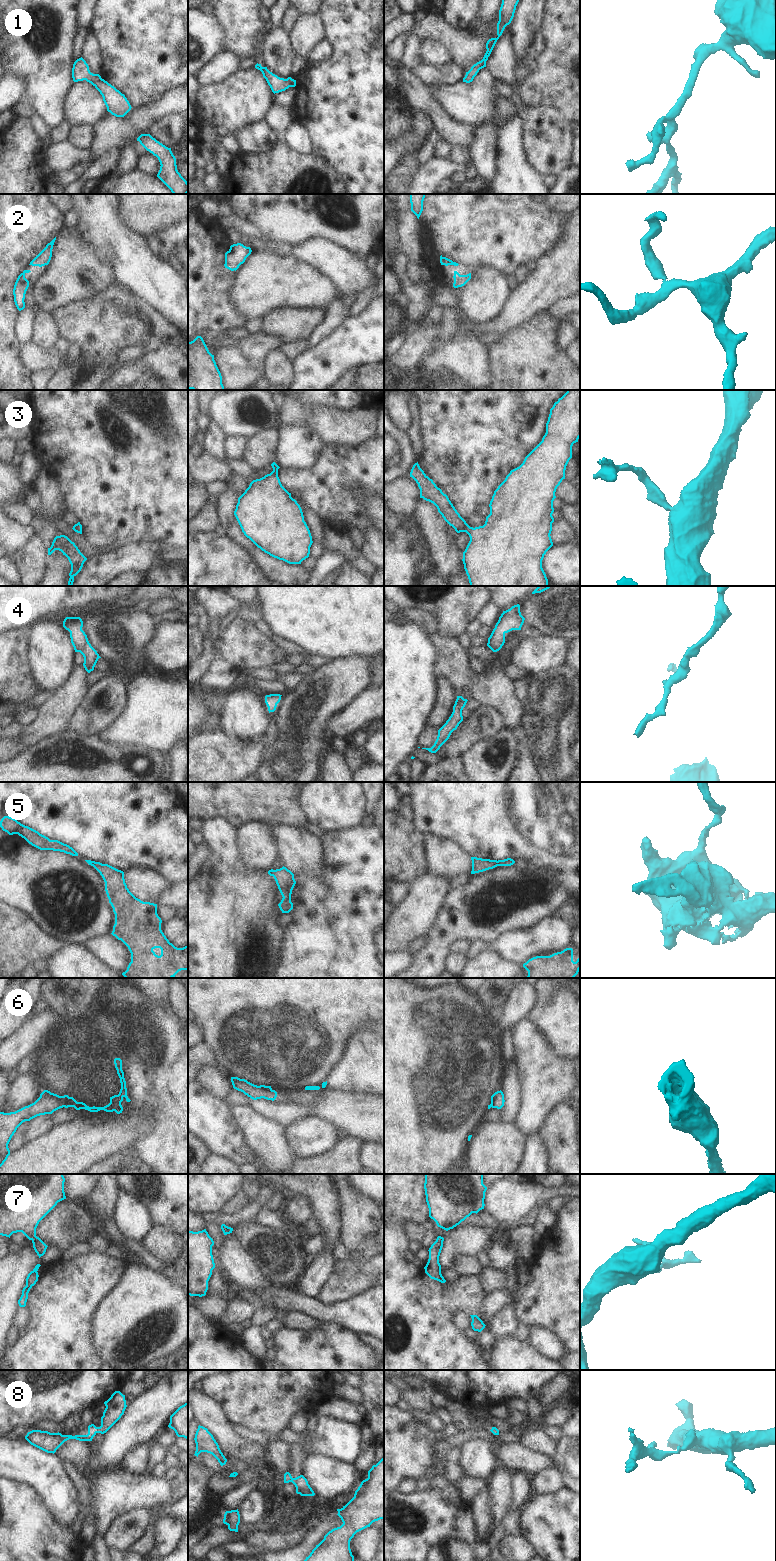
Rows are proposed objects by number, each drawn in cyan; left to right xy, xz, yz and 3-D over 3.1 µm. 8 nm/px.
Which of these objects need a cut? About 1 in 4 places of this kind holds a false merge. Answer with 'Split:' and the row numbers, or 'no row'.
Split: 6

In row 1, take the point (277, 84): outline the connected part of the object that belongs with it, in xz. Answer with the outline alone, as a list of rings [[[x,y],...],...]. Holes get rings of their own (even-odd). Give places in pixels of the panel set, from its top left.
[[[258,63],[255,65],[255,68],[262,72],[263,77],[266,79],[274,94],[285,91],[289,87],[296,86],[296,80],[292,79],[291,77],[288,77],[287,79],[280,78],[270,72],[267,67],[262,67],[261,64]]]

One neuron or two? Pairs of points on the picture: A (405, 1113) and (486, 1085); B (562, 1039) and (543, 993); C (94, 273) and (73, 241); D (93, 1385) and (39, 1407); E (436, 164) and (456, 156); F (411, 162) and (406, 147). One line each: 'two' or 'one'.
A: one
B: one
C: one
D: one
E: two
F: two

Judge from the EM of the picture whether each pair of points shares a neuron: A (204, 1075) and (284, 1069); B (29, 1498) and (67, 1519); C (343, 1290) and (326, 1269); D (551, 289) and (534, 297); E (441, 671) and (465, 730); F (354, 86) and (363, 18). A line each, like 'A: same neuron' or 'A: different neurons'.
A: different neurons
B: different neurons
C: different neurons
D: same neuron
E: different neurons
F: same neuron

